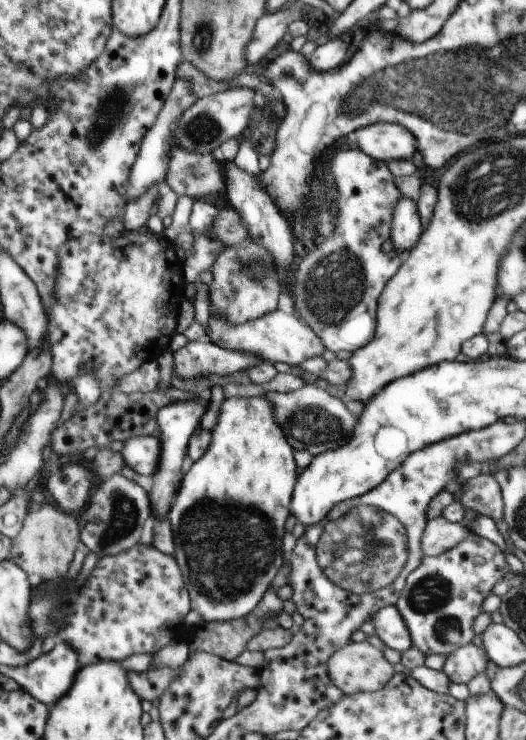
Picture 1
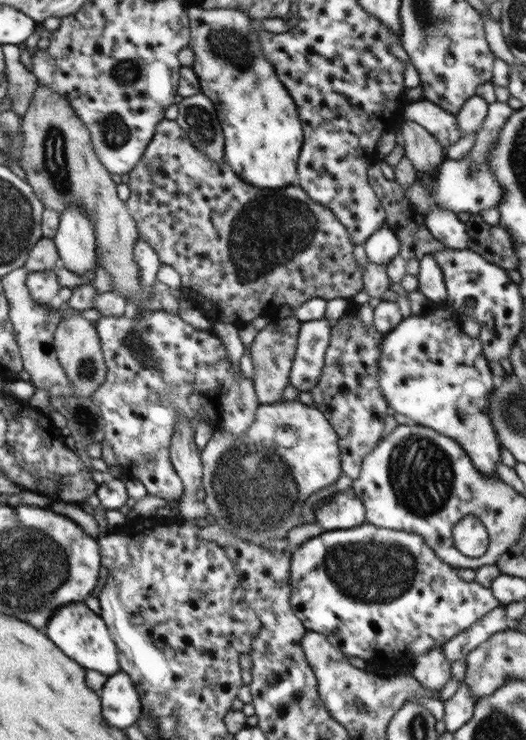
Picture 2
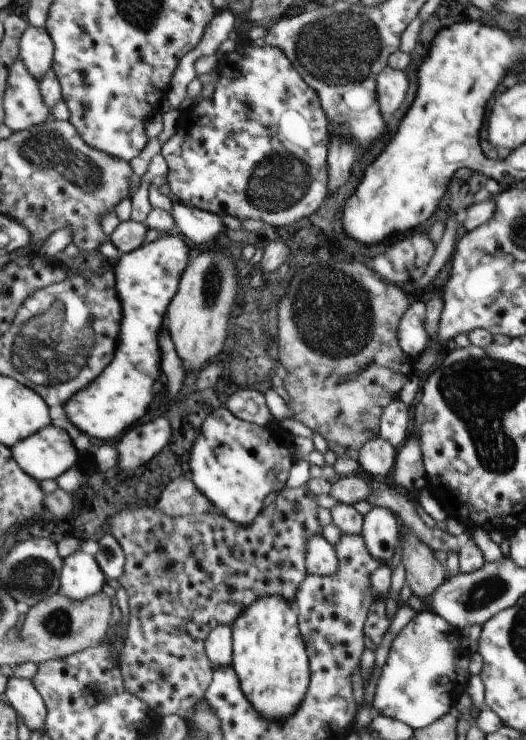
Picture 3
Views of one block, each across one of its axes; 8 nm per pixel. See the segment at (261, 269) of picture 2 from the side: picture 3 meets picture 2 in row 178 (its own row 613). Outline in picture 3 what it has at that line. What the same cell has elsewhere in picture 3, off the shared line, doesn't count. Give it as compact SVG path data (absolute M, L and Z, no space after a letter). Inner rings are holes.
M302 485L295 489L288 486L284 487L277 494L276 500L267 508L264 508L250 525L232 522L232 519L229 519L222 512L172 517L162 514L157 508L146 508L146 506L126 508L124 512L110 518L112 534L125 552L124 570L117 580L129 596L128 636L124 640L124 674L128 674L128 691L132 694L140 694L140 699L153 708L154 715L158 719L178 715L186 720L190 710L206 697L207 689L210 688L211 682L214 680L214 666L206 656L205 640L213 628L220 625L231 626L244 609L247 609L253 602L262 597L277 596L293 604L298 587L308 576L307 566L305 565L308 541L314 535L322 535L322 527L318 521L318 507L317 496L308 491L306 485Z

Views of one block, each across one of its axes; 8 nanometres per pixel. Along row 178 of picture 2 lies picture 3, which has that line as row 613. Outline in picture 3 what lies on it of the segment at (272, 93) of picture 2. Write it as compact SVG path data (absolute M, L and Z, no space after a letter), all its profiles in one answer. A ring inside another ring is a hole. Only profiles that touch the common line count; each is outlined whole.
M277 596L259 598L231 624L233 651L230 666L236 666L236 674L244 678L244 694L256 702L256 710L270 722L278 723L291 717L301 705L310 682L309 658L297 621L297 610Z

